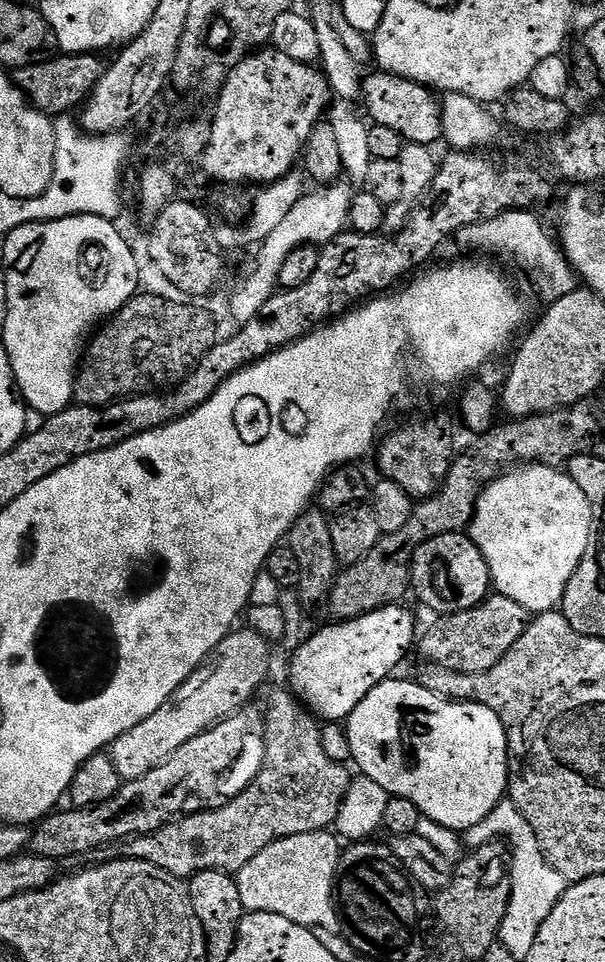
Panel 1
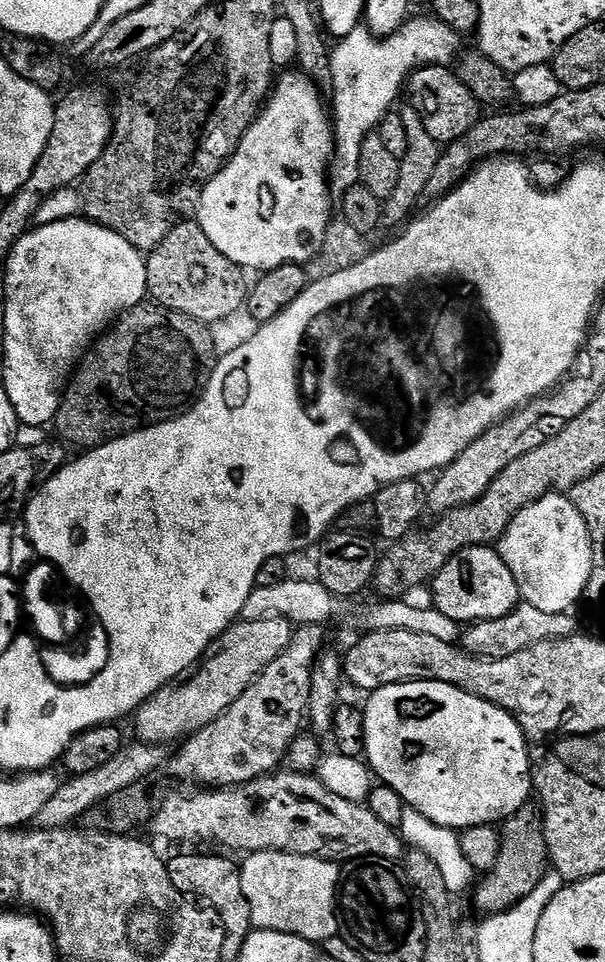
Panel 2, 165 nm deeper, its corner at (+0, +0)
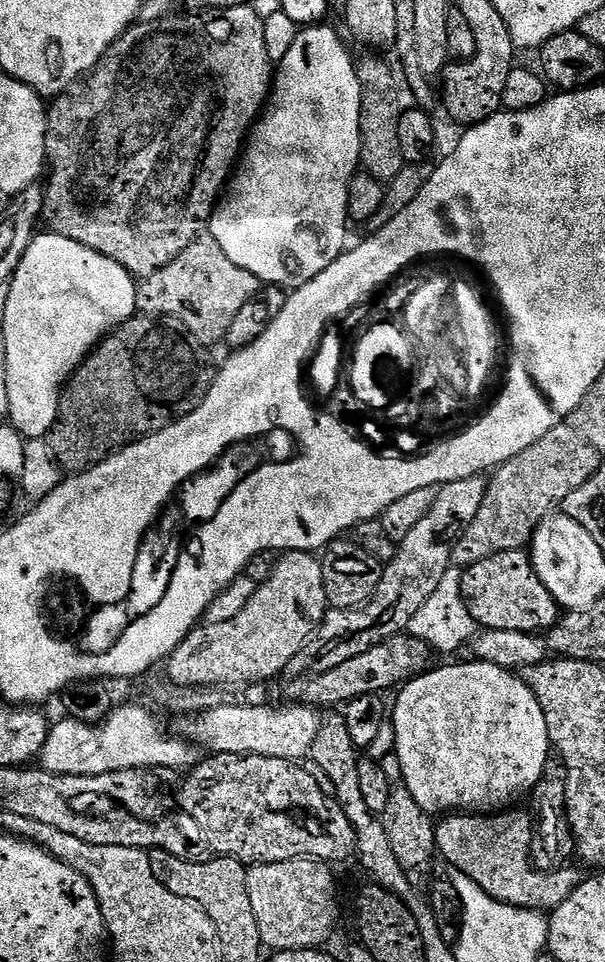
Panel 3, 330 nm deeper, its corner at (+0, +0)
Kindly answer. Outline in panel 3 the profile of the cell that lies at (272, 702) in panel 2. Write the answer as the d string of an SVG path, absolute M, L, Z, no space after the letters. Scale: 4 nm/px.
M483 475L439 485L430 512L418 521L404 540L396 544L394 558L389 564L383 565L380 581L372 597L356 608L332 608L325 612L318 627L312 631L312 637L288 663L287 671L299 678L334 670L334 666L342 666L342 662L350 662L350 658L366 654L370 646L378 646L383 640L401 635L407 629L410 618L414 618L414 614L450 570L452 545L463 528L478 514L485 487Z

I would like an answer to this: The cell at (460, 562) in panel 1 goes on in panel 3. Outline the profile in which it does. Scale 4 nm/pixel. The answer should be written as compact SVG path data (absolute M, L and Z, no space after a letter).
M520 550L494 554L490 558L482 558L482 562L474 566L463 569L460 597L463 598L464 606L472 615L472 619L484 630L544 634L554 627L562 615L560 605L540 585L529 557Z

